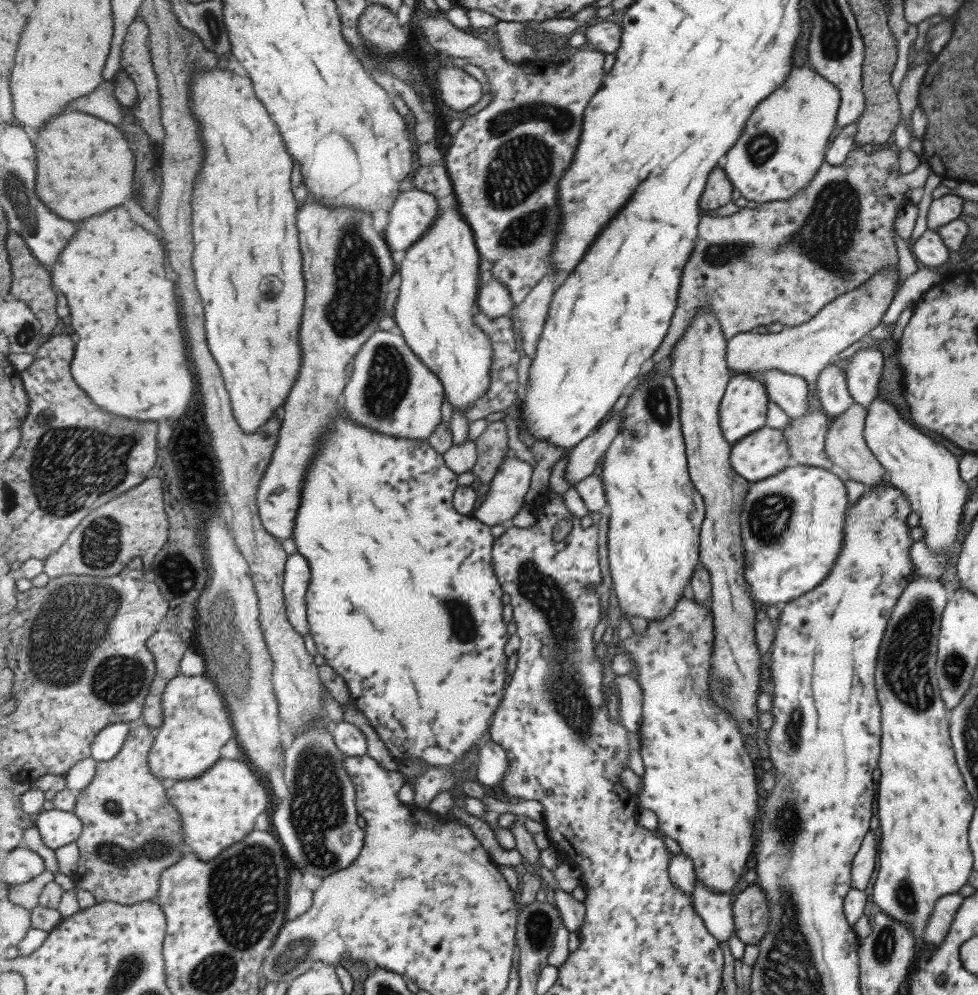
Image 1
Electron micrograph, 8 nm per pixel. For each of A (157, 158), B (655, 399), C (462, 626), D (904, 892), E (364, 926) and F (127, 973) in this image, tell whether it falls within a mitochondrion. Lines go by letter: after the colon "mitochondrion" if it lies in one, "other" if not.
A: other
B: mitochondrion
C: mitochondrion
D: mitochondrion
E: other
F: mitochondrion

